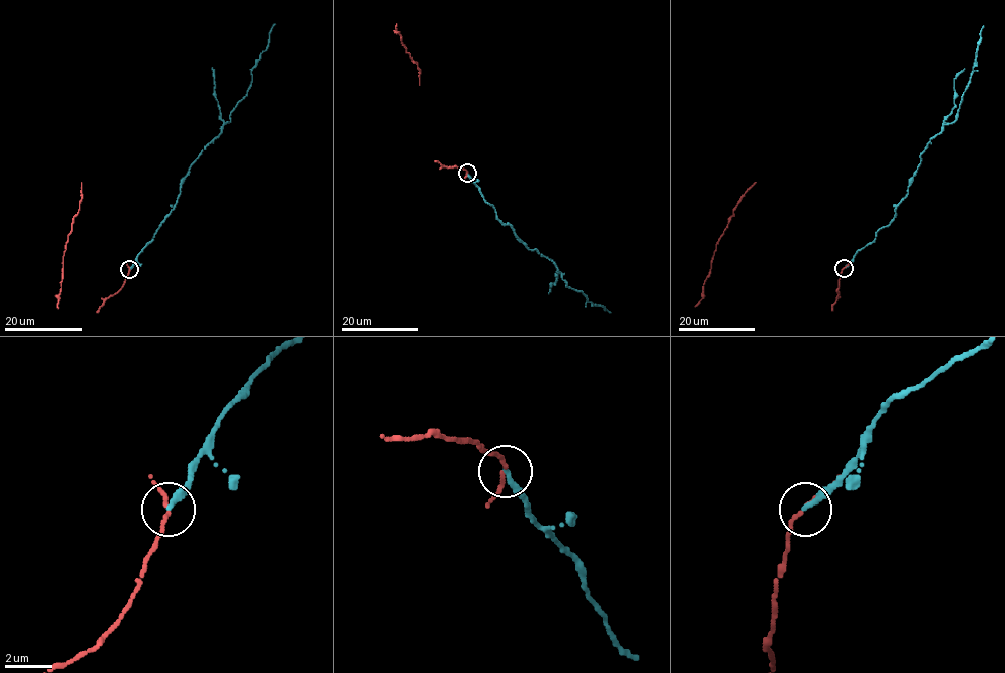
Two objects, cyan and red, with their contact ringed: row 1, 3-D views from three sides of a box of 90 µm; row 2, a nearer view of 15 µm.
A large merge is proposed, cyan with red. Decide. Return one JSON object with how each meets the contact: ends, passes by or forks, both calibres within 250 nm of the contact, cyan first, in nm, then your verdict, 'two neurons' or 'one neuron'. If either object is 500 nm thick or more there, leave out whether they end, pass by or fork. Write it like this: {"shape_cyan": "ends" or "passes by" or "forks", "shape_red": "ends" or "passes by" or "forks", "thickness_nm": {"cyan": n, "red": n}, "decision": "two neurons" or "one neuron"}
{"shape_cyan": "ends", "shape_red": "passes by", "thickness_nm": {"cyan": 240, "red": 150}, "decision": "one neuron"}

